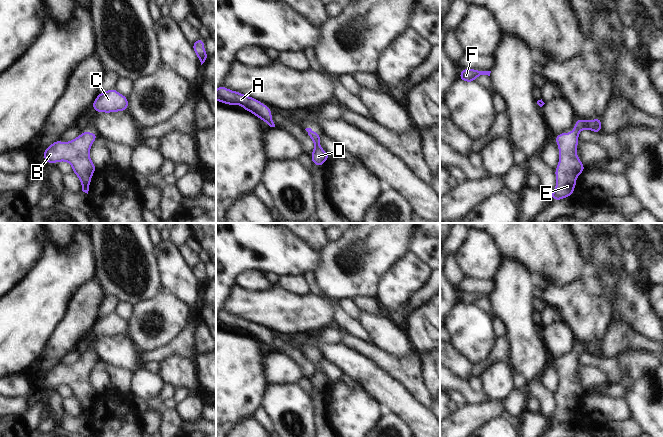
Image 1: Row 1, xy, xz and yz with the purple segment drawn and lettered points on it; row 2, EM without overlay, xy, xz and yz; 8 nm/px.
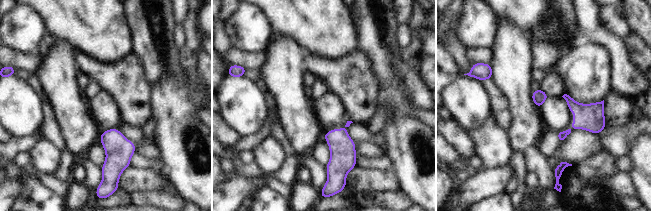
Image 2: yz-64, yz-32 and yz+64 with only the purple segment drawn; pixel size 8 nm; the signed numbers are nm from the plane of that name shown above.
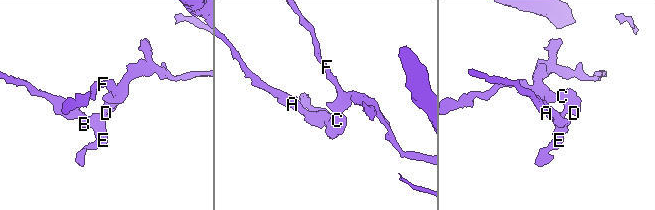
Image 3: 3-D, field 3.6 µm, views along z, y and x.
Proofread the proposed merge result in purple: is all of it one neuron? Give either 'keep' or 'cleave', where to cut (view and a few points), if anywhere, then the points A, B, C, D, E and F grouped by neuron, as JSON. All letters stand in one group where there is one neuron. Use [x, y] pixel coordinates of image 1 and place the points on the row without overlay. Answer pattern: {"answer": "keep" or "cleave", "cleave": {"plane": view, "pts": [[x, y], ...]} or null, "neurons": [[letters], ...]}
{"answer": "keep", "cleave": null, "neurons": [["A", "B", "C", "D", "E", "F"]]}

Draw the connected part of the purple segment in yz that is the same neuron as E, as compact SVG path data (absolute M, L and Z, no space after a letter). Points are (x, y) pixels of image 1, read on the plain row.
M602 342L595 344L576 343L572 356L555 360L555 365L559 371L560 384L555 393L557 409L550 420L551 423L561 424L573 418L577 400L586 393L576 376L578 359L583 353L601 357L601 344Z

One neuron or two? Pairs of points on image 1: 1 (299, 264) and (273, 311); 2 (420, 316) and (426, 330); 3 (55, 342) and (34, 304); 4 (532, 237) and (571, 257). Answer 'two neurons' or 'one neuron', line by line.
1: two neurons
2: one neuron
3: two neurons
4: one neuron

